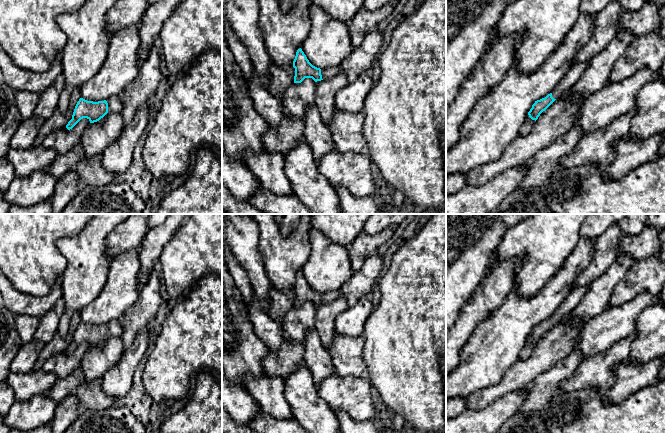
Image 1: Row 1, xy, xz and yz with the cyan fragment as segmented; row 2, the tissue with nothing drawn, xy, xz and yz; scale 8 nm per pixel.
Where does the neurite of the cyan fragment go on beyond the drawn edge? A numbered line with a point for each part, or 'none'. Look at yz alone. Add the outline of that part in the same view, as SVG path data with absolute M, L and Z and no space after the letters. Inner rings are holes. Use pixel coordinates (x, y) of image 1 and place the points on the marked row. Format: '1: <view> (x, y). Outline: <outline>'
1: yz (528, 124). Outline: M527 113L526 119L520 128L519 134L521 134L521 135L528 134L532 130L534 124L535 124L535 120L532 120Z

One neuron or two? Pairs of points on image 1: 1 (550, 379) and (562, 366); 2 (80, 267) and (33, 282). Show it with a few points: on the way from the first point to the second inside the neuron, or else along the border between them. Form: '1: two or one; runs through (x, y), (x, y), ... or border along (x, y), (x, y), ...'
1: one; runs through (553, 376), (560, 369)
2: two; border along (58, 249), (66, 260), (66, 267), (61, 276)

